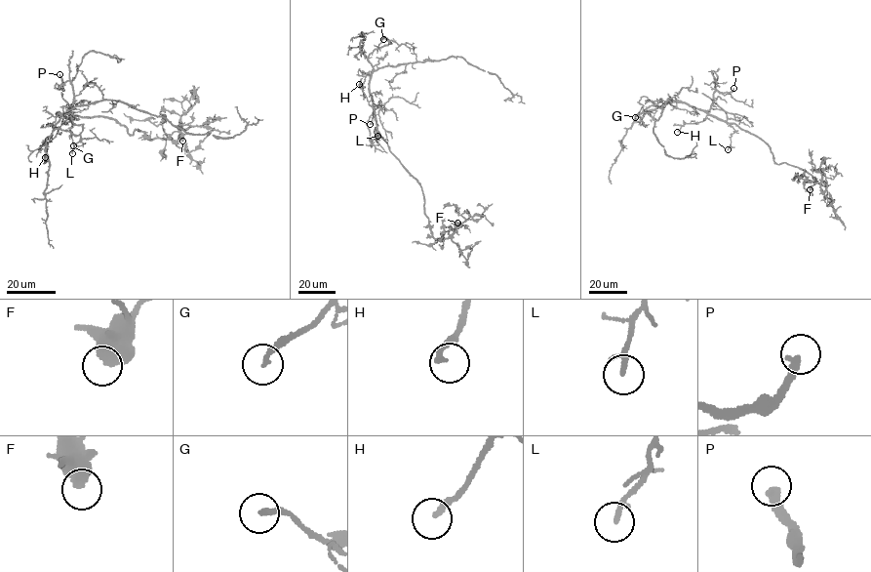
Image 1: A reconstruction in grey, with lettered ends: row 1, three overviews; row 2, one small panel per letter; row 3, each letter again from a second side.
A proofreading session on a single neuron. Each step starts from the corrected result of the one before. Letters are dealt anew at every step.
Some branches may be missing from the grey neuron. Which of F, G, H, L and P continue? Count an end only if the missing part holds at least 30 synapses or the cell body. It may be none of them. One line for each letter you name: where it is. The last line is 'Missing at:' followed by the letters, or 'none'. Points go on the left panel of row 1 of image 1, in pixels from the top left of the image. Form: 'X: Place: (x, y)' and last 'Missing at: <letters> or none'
H: Place: (45, 157)
P: Place: (59, 74)
Missing at: H, P

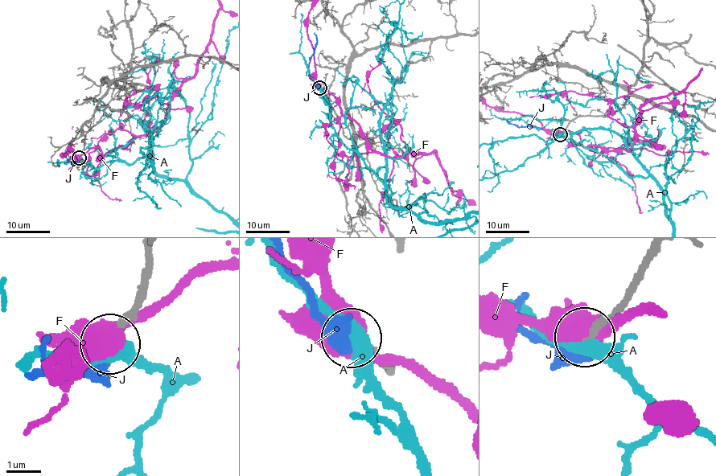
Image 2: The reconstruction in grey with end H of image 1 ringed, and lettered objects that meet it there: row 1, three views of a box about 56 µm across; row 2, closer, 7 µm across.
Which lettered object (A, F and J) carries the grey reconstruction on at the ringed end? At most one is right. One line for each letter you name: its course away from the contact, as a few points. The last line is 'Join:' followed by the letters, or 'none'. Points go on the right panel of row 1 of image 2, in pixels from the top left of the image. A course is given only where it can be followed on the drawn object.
Join: none

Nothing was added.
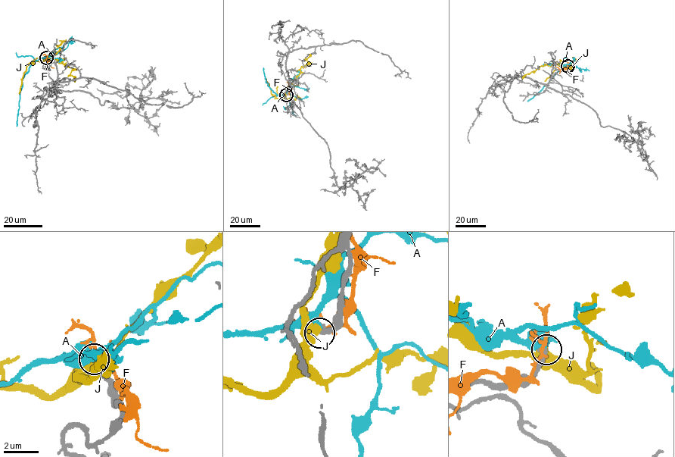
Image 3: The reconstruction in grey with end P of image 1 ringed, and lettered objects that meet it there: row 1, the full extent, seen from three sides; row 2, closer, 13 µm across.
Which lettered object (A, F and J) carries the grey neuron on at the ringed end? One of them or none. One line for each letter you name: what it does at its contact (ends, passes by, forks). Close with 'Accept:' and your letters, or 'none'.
Accept: none

